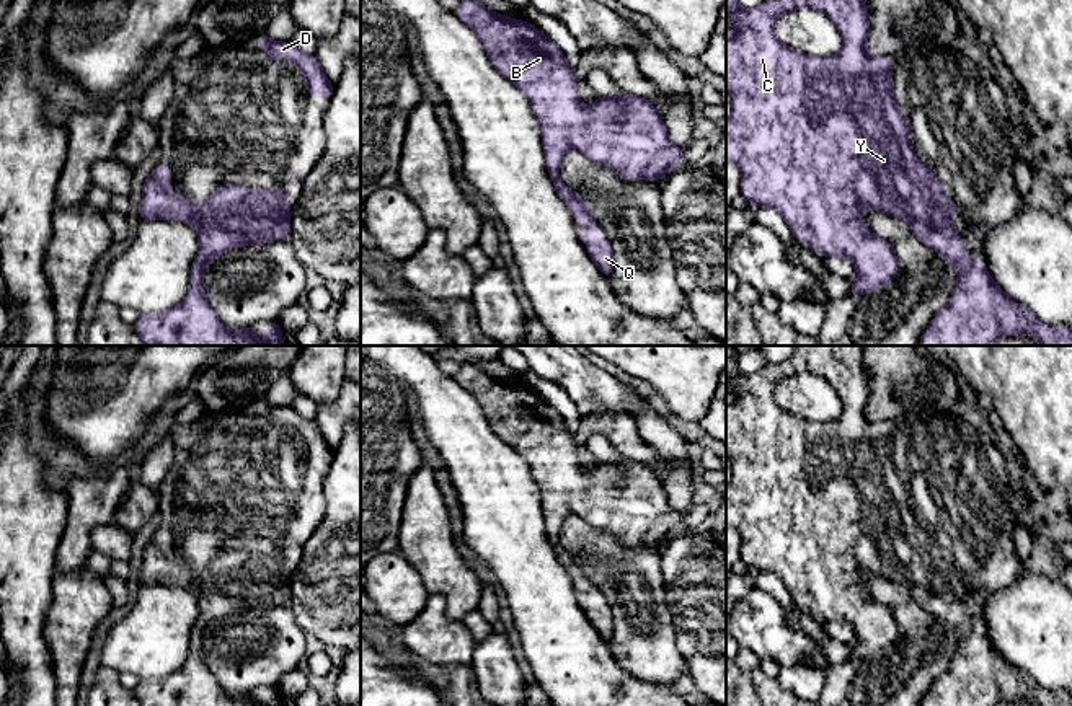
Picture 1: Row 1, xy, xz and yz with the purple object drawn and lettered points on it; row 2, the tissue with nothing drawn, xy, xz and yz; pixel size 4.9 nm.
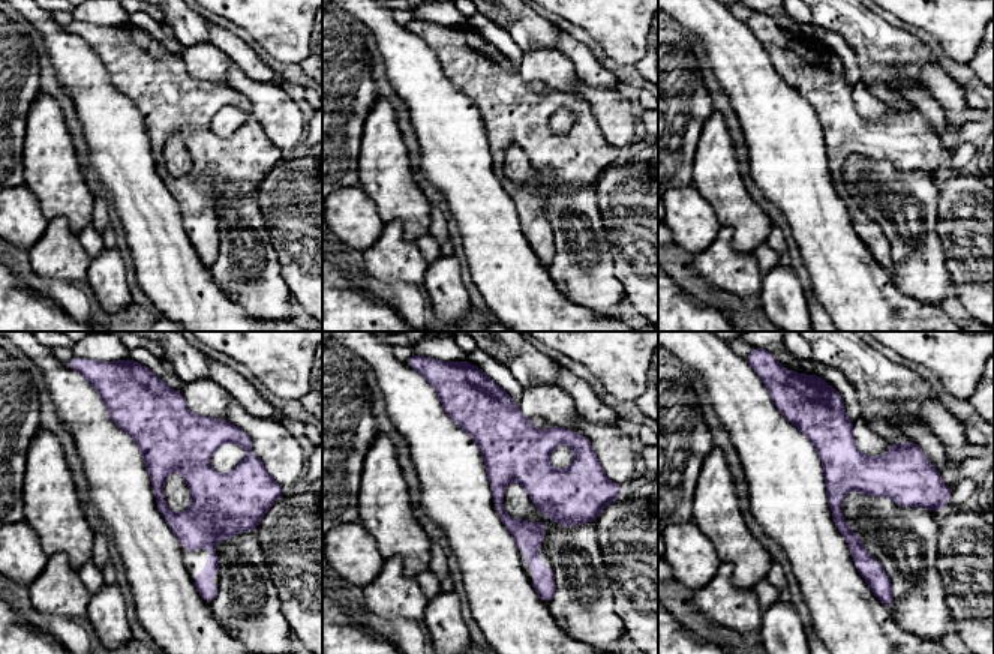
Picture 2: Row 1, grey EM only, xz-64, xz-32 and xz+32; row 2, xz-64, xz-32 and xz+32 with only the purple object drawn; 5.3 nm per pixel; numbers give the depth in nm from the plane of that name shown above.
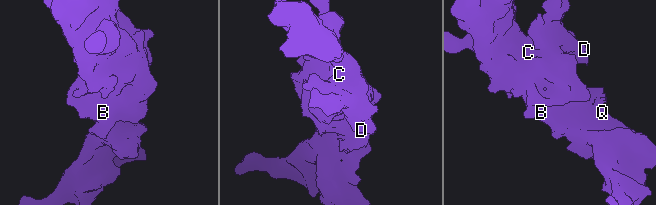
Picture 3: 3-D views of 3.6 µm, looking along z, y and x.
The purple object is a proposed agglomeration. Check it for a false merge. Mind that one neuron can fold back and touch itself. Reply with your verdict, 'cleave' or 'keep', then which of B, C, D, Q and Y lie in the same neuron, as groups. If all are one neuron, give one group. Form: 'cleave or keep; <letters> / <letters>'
keep; B C D Q Y

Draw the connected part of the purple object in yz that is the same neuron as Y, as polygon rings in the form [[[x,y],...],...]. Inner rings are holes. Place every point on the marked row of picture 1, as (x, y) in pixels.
[[[726,0],[726,90],[731,96],[731,116],[726,119],[726,161],[741,171],[741,192],[749,204],[773,207],[788,223],[793,236],[814,248],[821,258],[842,256],[853,261],[850,298],[891,282],[899,267],[893,246],[878,238],[863,222],[865,209],[902,218],[912,235],[955,267],[956,285],[948,305],[924,331],[919,346],[989,346],[1000,336],[1031,334],[1041,346],[1072,346],[1072,328],[1043,323],[1031,310],[1012,300],[989,276],[982,258],[964,254],[963,238],[950,222],[958,209],[943,192],[935,173],[920,163],[912,150],[909,119],[894,101],[891,68],[894,59],[866,52],[870,15],[865,0],[765,0],[744,10],[736,0]],[[800,7],[827,15],[837,26],[844,46],[831,57],[809,57],[778,41],[775,21]]]

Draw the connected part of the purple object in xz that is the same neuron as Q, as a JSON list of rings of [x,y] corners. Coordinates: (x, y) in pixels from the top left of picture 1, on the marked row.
[[[462,0],[455,10],[483,42],[491,65],[509,80],[530,103],[540,124],[547,170],[558,196],[568,205],[571,217],[579,220],[584,233],[579,238],[589,246],[589,256],[597,269],[610,277],[615,264],[609,236],[597,240],[597,223],[584,199],[560,179],[560,161],[568,150],[578,150],[594,163],[609,165],[625,181],[661,181],[680,165],[684,148],[674,145],[662,117],[653,104],[636,95],[620,91],[618,96],[599,96],[592,106],[584,106],[578,96],[579,77],[569,68],[561,49],[534,24],[493,13],[476,0]]]

